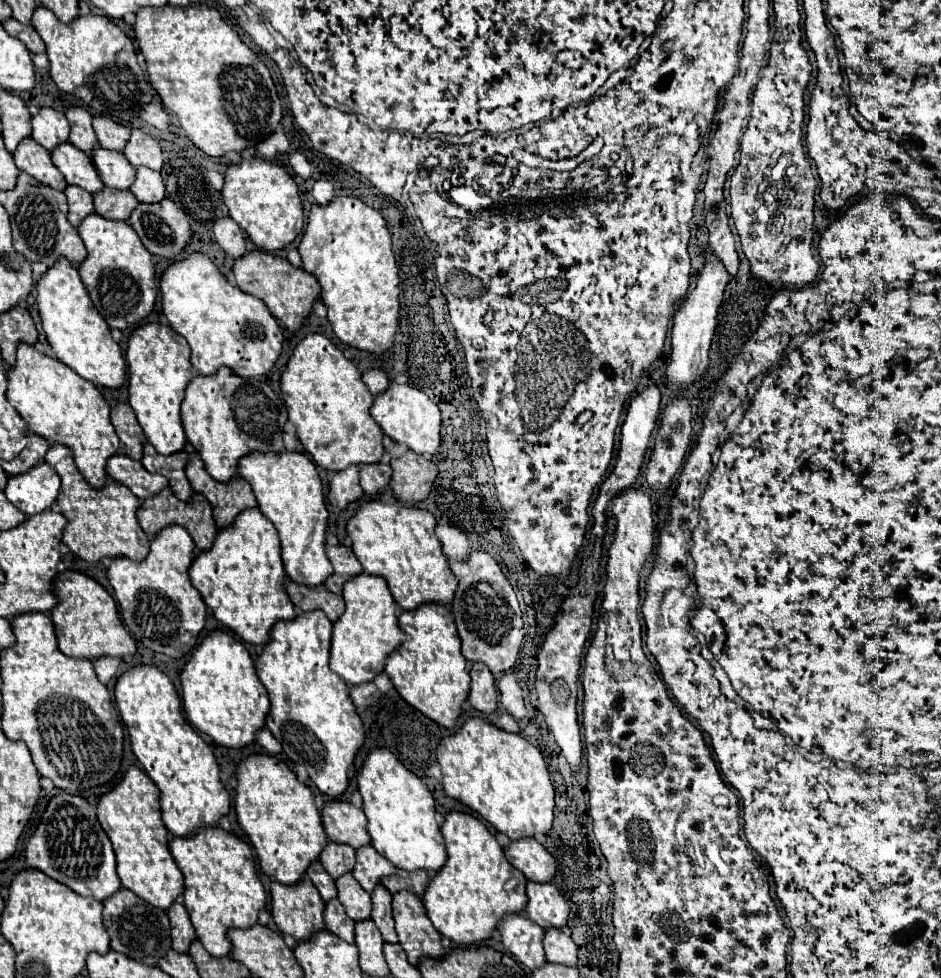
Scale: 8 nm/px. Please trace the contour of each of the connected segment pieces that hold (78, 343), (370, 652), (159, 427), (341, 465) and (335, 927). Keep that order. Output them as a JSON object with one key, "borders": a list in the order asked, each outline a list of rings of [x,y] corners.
{"borders":[[[[60,260],[36,282],[36,290],[42,328],[58,360],[80,374],[84,380],[90,380],[94,386],[112,390],[122,388],[126,382],[126,362],[122,348],[112,340],[106,320],[100,316],[100,312],[96,312],[78,270],[66,260]]],[[[360,574],[348,584],[344,584],[344,602],[346,612],[340,616],[340,620],[334,624],[332,632],[332,648],[330,648],[330,668],[346,680],[346,684],[364,684],[372,682],[380,672],[384,672],[386,658],[400,648],[400,644],[406,640],[404,632],[400,632],[396,608],[386,580],[380,576],[368,576]]],[[[144,324],[132,332],[126,350],[128,362],[128,402],[142,426],[148,442],[158,454],[168,456],[184,450],[186,436],[180,422],[180,402],[184,400],[184,390],[190,384],[192,364],[190,346],[172,328],[162,324]]],[[[308,334],[294,348],[280,388],[298,440],[318,466],[340,472],[352,464],[376,464],[382,460],[382,430],[370,416],[374,396],[362,382],[358,368],[326,336]]],[[[330,900],[326,904],[326,912],[324,912],[324,922],[328,924],[328,930],[336,936],[340,936],[344,942],[354,944],[354,920],[346,914],[344,906],[340,904],[340,900]]]]}

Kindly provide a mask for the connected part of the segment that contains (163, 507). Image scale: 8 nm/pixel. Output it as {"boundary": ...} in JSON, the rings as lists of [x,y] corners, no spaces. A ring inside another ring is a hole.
{"boundary":[[[170,488],[162,490],[158,496],[154,498],[148,498],[142,502],[140,510],[138,510],[138,520],[140,520],[140,526],[142,530],[152,538],[156,536],[160,530],[164,530],[166,526],[172,526],[172,524],[178,524],[182,528],[188,530],[188,534],[194,538],[194,544],[198,550],[210,550],[212,544],[214,544],[214,538],[218,534],[218,526],[212,518],[212,506],[210,502],[200,496],[200,494],[194,494],[192,496],[192,502],[182,502],[174,496],[174,492]]]}

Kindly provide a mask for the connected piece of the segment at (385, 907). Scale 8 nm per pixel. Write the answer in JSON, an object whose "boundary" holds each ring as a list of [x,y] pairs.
{"boundary":[[[384,886],[376,888],[376,892],[372,894],[372,920],[382,932],[384,942],[390,942],[390,944],[398,942],[398,936],[394,930],[394,916],[392,916],[392,894]]]}

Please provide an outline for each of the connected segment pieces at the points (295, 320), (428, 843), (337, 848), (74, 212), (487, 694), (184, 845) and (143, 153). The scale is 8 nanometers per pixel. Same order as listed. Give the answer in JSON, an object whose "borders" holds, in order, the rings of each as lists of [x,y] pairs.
{"borders":[[[[252,250],[244,258],[236,260],[234,276],[242,292],[260,298],[268,306],[272,316],[280,320],[290,332],[302,328],[302,322],[310,316],[312,306],[320,298],[320,290],[322,290],[312,274],[308,274],[302,268],[294,268],[286,258],[274,256],[264,250]]],[[[378,748],[372,750],[358,774],[358,786],[364,800],[364,814],[368,818],[368,832],[372,836],[372,846],[388,858],[396,868],[432,870],[438,872],[446,860],[446,846],[440,834],[440,826],[434,818],[436,804],[426,788],[426,784],[406,770],[392,752]]],[[[328,844],[324,848],[324,852],[320,854],[320,862],[324,866],[324,870],[336,880],[346,872],[354,870],[356,864],[356,852],[354,848],[348,848],[346,844]]],[[[68,186],[66,188],[66,198],[68,198],[68,206],[70,206],[70,212],[68,212],[68,220],[72,226],[80,226],[80,222],[94,214],[94,204],[92,204],[92,196],[88,192],[84,192],[82,188],[76,188],[76,186]]],[[[472,664],[470,668],[472,676],[472,690],[470,690],[470,704],[480,710],[482,714],[492,714],[496,712],[498,706],[498,694],[496,694],[496,684],[492,672],[484,664]]],[[[216,826],[200,830],[190,838],[174,838],[170,842],[170,852],[184,874],[184,906],[198,940],[212,956],[228,956],[232,952],[232,942],[226,936],[228,930],[250,928],[258,922],[258,912],[266,908],[266,892],[256,874],[252,848]]],[[[138,128],[132,130],[130,142],[124,148],[124,156],[128,158],[128,162],[134,168],[146,166],[146,168],[152,168],[152,170],[162,170],[162,164],[164,164],[162,150],[160,150],[158,142]]]]}

